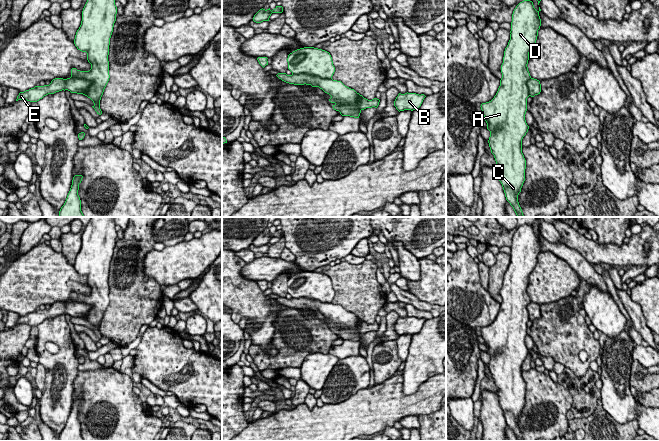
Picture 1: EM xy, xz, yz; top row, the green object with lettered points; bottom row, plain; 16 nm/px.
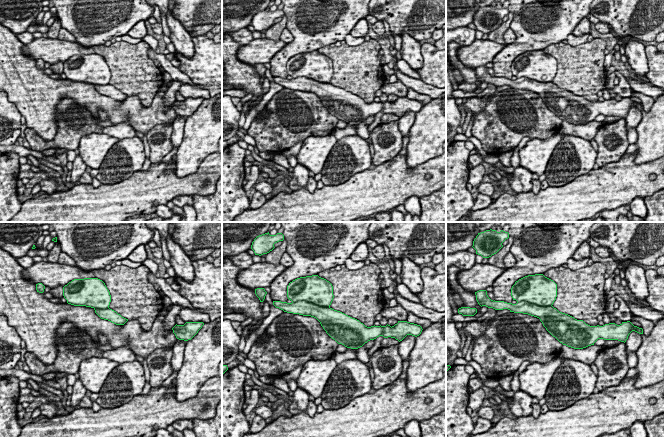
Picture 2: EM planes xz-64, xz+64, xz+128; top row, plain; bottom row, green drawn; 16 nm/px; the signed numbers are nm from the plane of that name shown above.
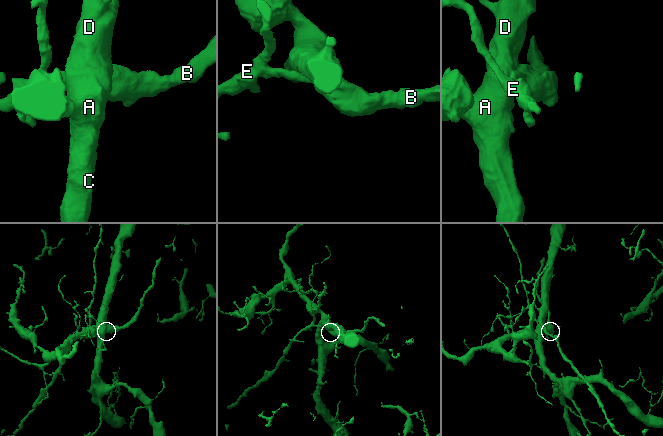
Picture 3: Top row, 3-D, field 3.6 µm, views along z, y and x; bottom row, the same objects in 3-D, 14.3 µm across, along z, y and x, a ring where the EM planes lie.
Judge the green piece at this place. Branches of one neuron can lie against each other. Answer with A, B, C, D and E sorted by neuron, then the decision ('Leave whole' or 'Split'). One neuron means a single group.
Groups: A C D / B E. Split

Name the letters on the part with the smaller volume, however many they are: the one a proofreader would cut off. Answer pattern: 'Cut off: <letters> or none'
Cut off: B, E

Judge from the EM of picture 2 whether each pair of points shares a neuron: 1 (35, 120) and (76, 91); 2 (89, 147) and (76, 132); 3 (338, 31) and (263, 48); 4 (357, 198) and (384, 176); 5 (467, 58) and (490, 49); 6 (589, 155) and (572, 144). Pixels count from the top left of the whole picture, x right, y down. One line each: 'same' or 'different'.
1: same
2: different
3: different
4: same
5: same
6: same

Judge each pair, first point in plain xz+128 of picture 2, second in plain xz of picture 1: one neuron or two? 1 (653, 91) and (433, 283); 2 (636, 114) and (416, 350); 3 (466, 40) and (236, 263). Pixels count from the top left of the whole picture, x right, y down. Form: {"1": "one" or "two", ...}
{"1": "two", "2": "two", "3": "two"}

